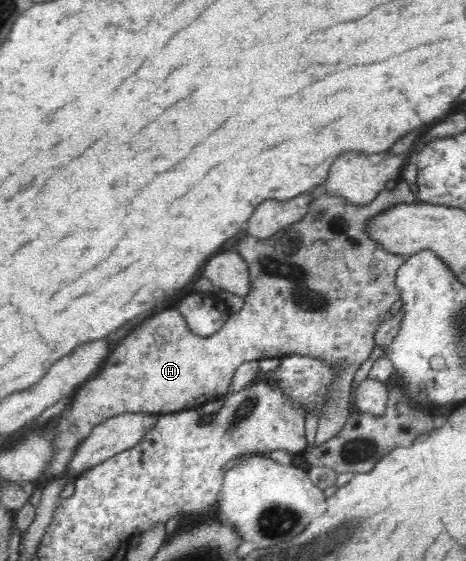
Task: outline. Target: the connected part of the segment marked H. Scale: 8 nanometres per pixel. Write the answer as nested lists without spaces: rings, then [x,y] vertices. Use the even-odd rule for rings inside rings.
[[[401,179],[394,188],[380,190],[372,202],[360,206],[342,197],[323,194],[311,200],[304,218],[276,231],[272,236],[265,239],[244,236],[237,246],[237,251],[248,265],[249,292],[238,313],[230,315],[222,329],[211,337],[194,335],[178,310],[166,310],[156,316],[140,319],[134,330],[107,356],[98,376],[82,384],[71,396],[68,403],[70,414],[66,416],[66,420],[58,422],[56,430],[58,436],[54,436],[55,455],[44,470],[40,480],[41,487],[48,480],[59,478],[68,470],[68,464],[79,444],[95,426],[124,413],[166,416],[168,413],[202,407],[229,394],[234,371],[240,363],[260,361],[263,358],[270,359],[289,354],[312,355],[324,359],[326,363],[338,365],[335,382],[330,385],[326,396],[328,400],[324,402],[324,408],[319,415],[313,445],[321,446],[320,444],[336,436],[350,416],[348,403],[356,370],[375,348],[374,335],[390,318],[389,310],[392,304],[400,299],[395,278],[397,270],[406,260],[405,255],[384,250],[384,247],[374,241],[364,228],[370,218],[396,204],[418,202],[409,185]]]

